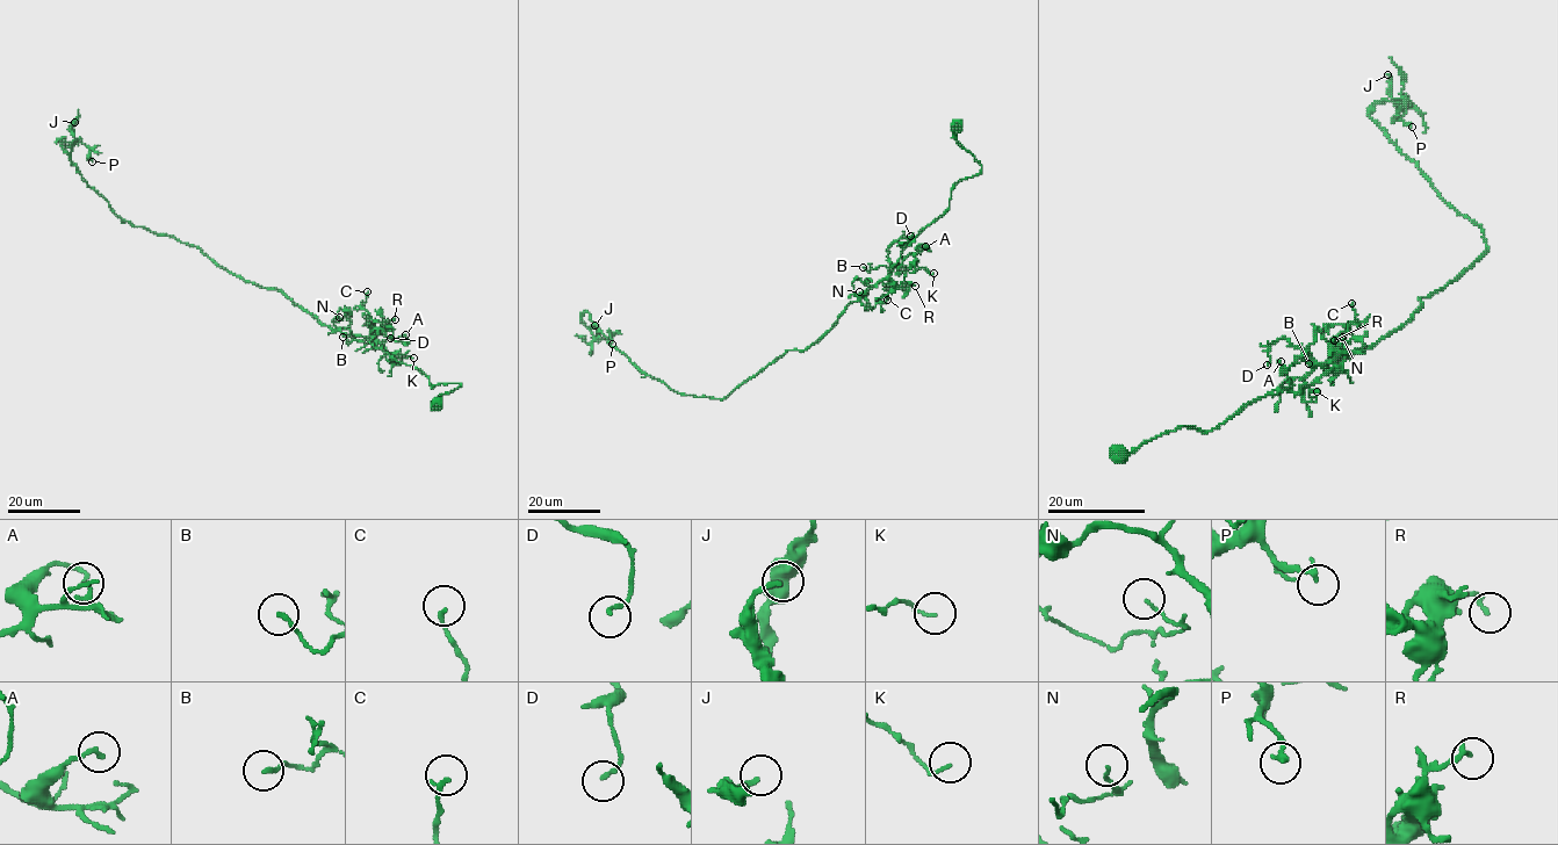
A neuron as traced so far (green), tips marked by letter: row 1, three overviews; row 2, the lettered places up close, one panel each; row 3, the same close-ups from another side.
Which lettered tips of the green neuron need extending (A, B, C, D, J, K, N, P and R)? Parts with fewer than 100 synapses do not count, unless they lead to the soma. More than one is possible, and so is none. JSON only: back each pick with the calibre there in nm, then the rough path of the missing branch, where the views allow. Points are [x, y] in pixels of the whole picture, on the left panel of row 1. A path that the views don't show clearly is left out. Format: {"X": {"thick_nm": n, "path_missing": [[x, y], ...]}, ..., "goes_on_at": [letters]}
{"goes_on_at": []}

